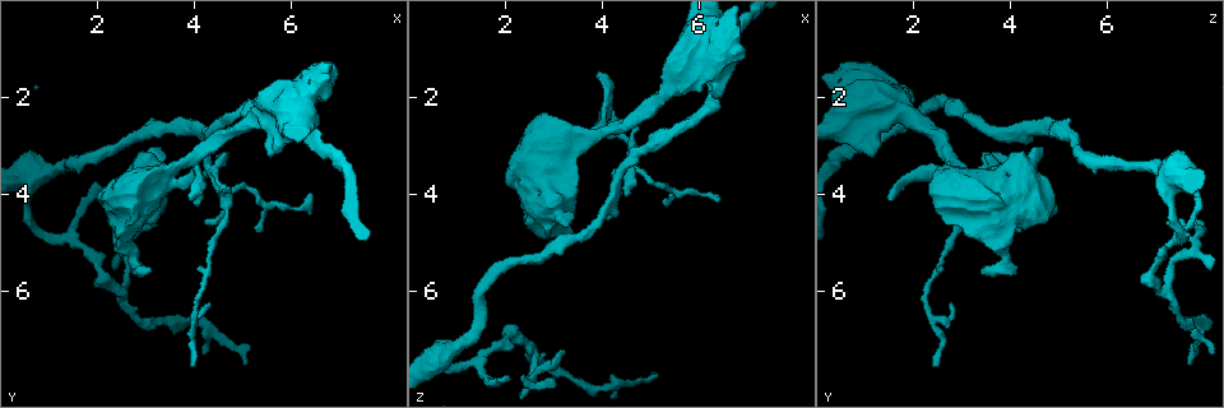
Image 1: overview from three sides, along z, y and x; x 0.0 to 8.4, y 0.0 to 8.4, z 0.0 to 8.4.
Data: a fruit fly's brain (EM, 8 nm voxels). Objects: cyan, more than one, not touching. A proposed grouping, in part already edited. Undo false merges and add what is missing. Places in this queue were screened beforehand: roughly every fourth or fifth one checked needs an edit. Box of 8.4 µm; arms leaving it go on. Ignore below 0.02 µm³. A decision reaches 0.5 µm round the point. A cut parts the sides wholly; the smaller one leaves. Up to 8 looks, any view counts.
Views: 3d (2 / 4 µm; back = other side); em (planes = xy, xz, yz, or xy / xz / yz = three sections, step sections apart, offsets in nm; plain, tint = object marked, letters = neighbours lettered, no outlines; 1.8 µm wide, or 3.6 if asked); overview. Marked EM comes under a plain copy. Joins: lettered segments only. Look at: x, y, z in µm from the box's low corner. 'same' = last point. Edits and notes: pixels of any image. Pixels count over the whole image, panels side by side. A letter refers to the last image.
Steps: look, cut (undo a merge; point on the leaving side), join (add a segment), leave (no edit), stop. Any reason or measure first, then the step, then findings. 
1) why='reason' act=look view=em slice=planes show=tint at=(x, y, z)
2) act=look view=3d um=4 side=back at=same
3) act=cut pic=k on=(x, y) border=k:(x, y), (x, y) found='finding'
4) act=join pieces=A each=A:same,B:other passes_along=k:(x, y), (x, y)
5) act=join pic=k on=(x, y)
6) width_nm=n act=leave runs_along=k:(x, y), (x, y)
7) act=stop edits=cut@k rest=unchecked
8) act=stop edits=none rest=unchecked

why='free end' act=look view=3d um=2 at=(4.00, 7.55, 2.45)

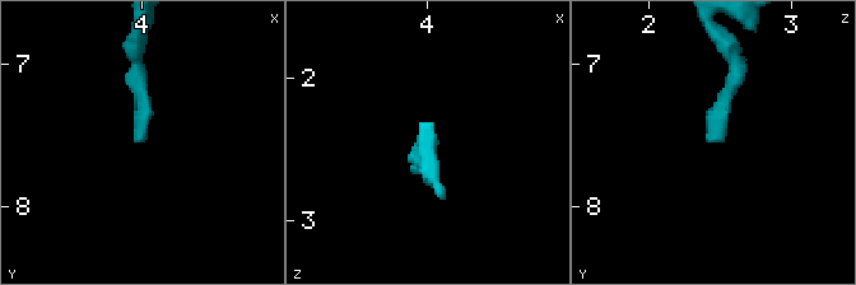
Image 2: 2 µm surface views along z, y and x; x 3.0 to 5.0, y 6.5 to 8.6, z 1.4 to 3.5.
act=look view=em slice=planes show=tint at=(3.96, 7.58, 2.40)

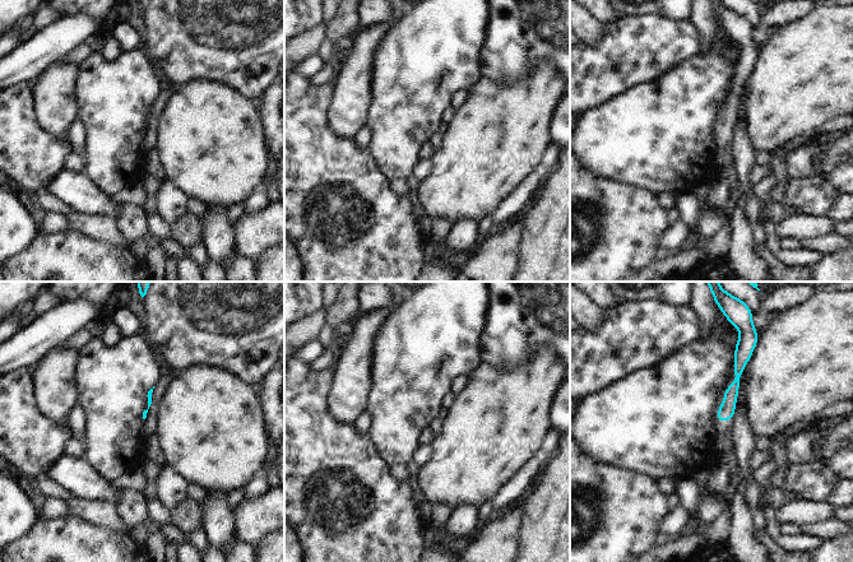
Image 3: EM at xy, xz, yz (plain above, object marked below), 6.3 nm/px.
why='what lies round it' act=look view=em slice=planes show=letters at=same

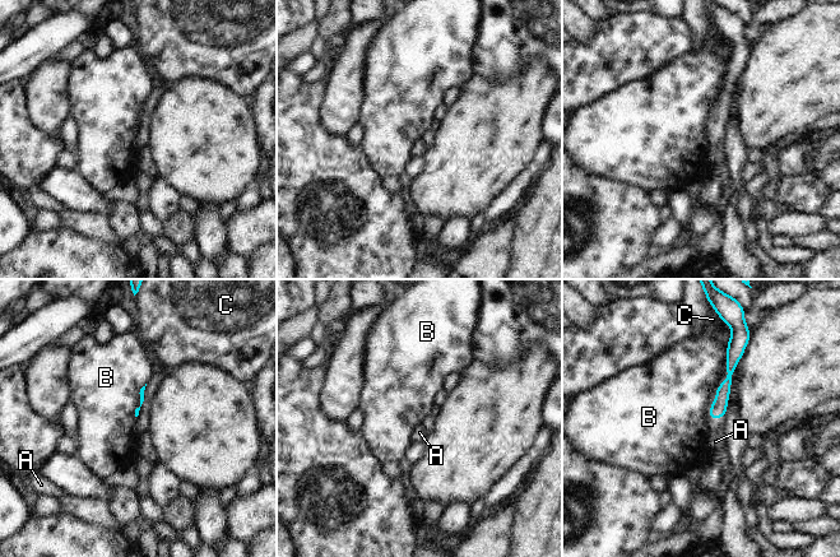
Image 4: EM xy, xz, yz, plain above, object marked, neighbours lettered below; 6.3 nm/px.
act=join pieces=A each=A:same,B:other,C:other found='it goes on there'

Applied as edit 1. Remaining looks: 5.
act=look view=3d um=2 at=(3.05, 5.65, 3.45)

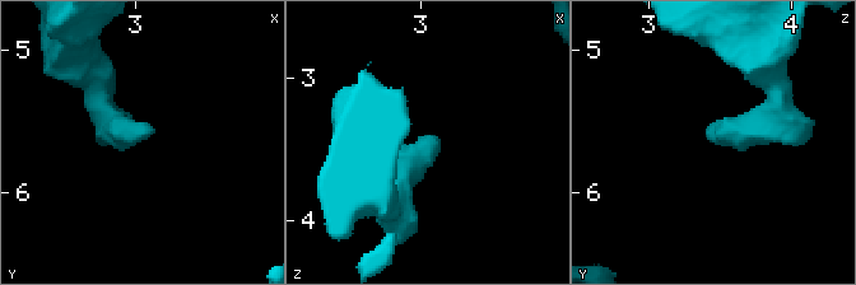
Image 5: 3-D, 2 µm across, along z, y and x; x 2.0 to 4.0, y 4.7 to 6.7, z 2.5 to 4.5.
why='shape alone is not enough' act=look view=em um=3.6 slice=xy step=8 show=tint at=(3.06, 5.58, 3.40)

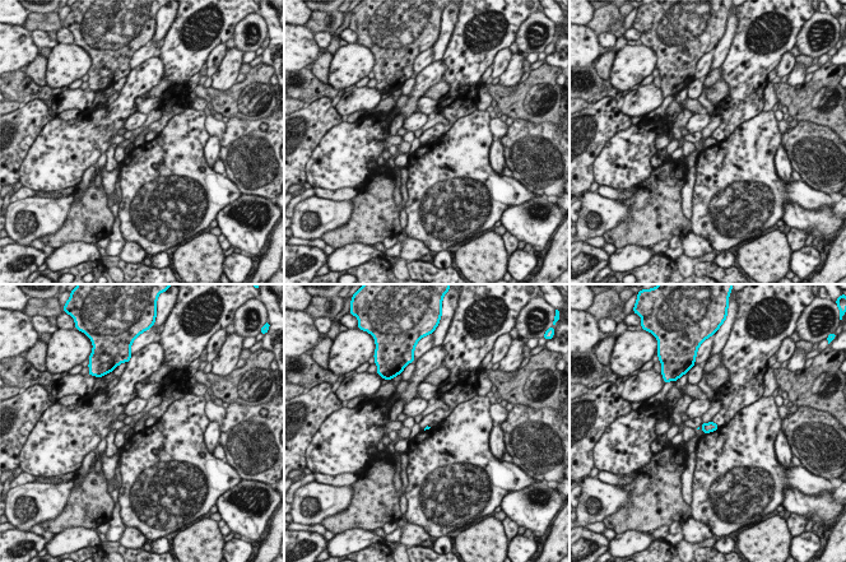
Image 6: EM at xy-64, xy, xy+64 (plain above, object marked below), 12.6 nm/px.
act=look view=em um=3.6 slice=yz step=4 show=letters at=same

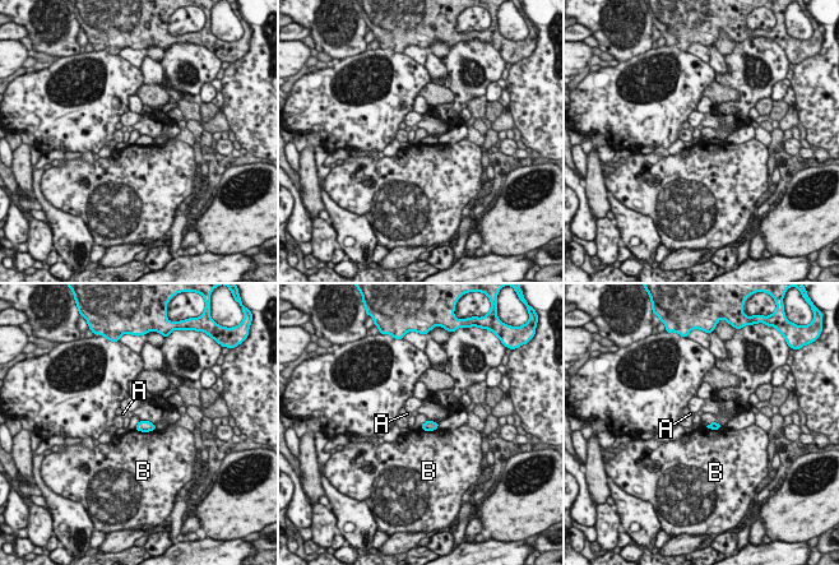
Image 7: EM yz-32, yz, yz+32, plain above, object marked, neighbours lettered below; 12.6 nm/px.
act=leave each=A:other,B:other found='no lettered segment goes on from it'

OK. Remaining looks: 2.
why='small branch off a trunk' act=look view=em um=3.6 slice=planes show=letters at=(3.65, 3.75, 2.85)

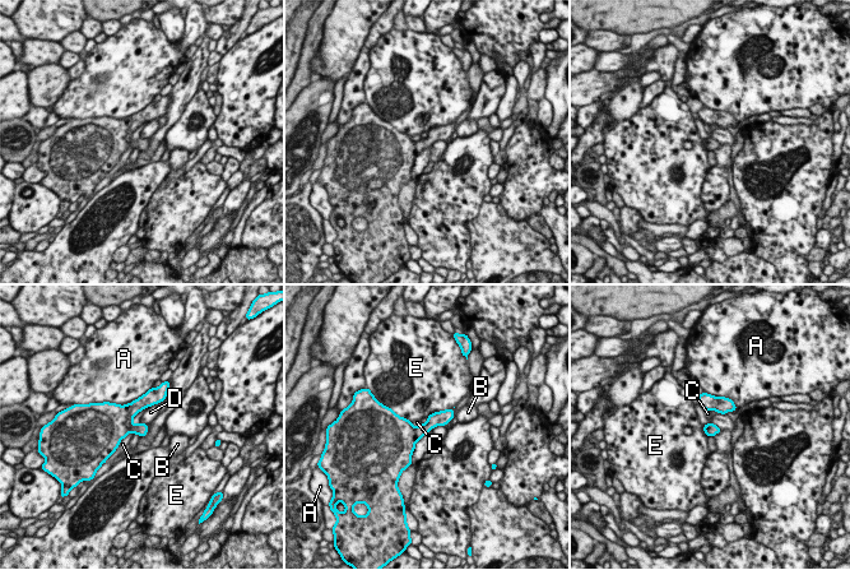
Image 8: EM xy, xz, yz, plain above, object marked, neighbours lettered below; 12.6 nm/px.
width_nm=160 act=leave each=A:other,B:other,C:other,D:other,E:other border=8:(428, 431), (416, 443), (412, 463) found='continuous, no second neuron'

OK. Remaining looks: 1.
act=stop edits=join@4 rest=unchecked

